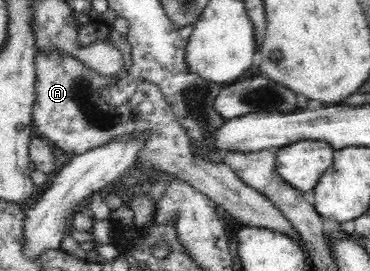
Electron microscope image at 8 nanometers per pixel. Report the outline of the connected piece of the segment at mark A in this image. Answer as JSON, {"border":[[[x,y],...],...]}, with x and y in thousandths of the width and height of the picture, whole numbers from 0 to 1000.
{"border":[[[268,74],[219,100],[219,122],[208,125],[208,148],[219,144],[219,170],[230,166],[230,137],[238,170],[262,155],[311,166],[330,196],[335,247],[314,277],[278,280],[235,251],[219,225],[178,207],[176,192],[124,192],[122,181],[100,170],[97,358],[86,461],[100,469],[103,506],[122,509],[138,539],[176,565],[214,572],[284,539],[292,520],[327,502],[354,502],[354,509],[381,502],[384,535],[370,565],[370,601],[403,609],[430,638],[443,635],[511,675],[527,705],[557,720],[584,756],[595,756],[595,771],[603,771],[605,786],[614,786],[643,830],[749,849],[816,904],[811,860],[792,845],[778,804],[724,738],[724,727],[662,679],[608,598],[565,601],[519,557],[511,502],[500,498],[500,480],[489,469],[478,428],[438,365],[438,351],[430,351],[427,314],[381,310],[359,358],[338,373],[322,402],[286,380],[265,351],[268,328],[341,292],[357,247],[351,170],[343,166],[335,125],[314,118],[300,92]]]}

